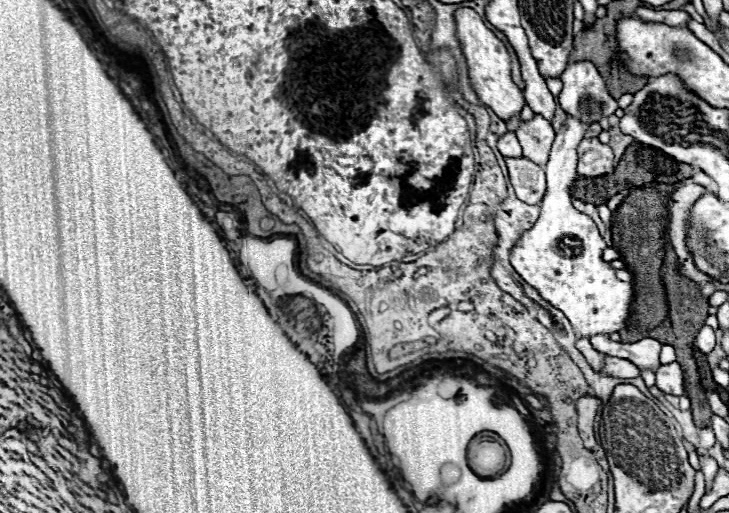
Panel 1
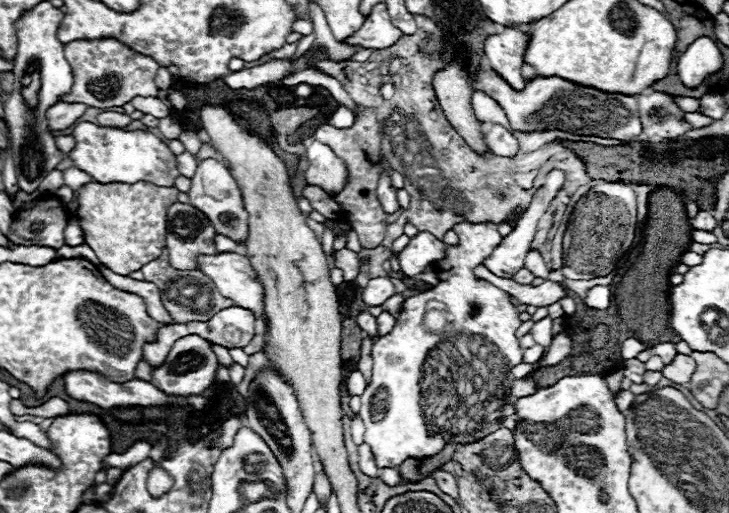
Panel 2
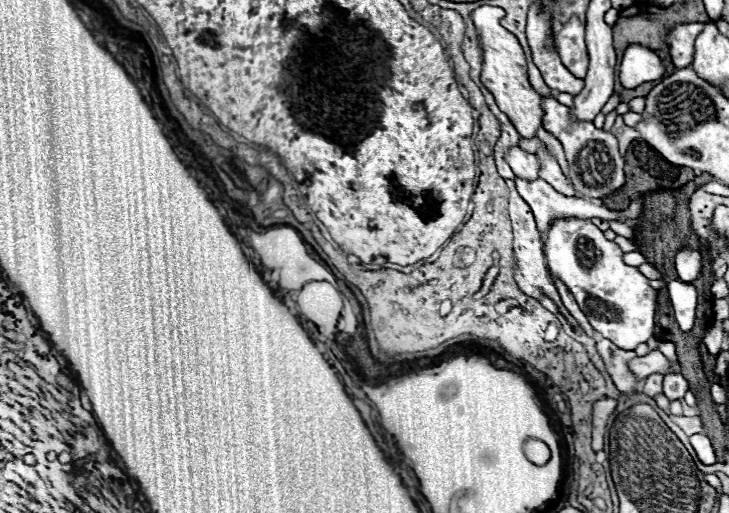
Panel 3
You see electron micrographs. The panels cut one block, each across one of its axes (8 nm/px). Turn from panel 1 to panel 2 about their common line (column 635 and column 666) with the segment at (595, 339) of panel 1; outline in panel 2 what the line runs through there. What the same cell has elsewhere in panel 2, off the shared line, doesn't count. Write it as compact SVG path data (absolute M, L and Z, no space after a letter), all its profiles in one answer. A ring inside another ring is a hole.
M672 342L656 344L656 346L652 348L652 352L654 352L654 354L658 354L658 356L662 358L662 362L664 362L664 364L670 364L670 362L674 360L674 356L676 356L676 348L674 348L674 344L672 344Z

